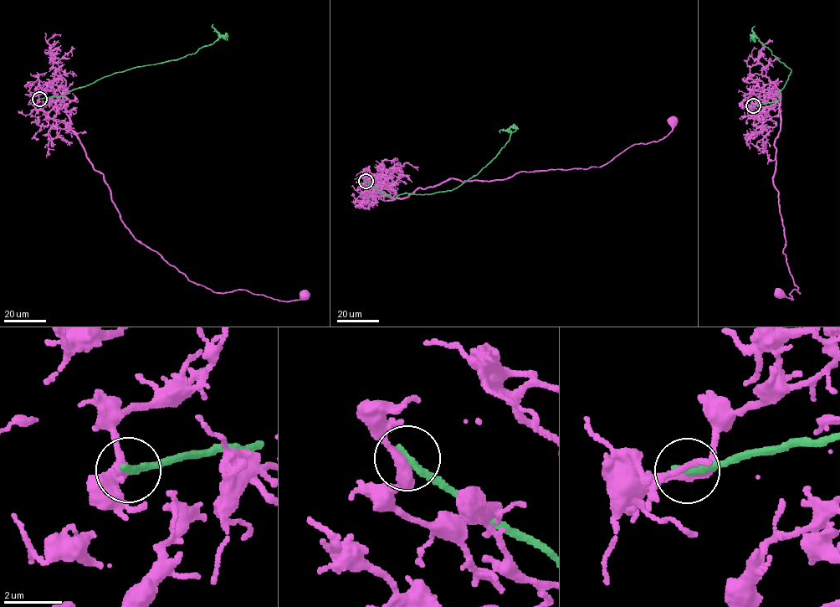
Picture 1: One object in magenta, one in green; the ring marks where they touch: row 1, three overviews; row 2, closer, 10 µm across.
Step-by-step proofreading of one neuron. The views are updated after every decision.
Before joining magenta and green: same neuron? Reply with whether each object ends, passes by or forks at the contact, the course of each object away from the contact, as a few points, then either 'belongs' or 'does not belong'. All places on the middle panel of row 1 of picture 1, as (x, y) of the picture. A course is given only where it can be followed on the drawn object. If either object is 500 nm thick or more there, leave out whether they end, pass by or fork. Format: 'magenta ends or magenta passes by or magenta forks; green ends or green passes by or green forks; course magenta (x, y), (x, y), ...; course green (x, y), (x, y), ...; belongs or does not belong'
magenta passes by; green ends; course magenta (365, 181), (390, 200), (450, 178), (505, 179), (521, 172), (600, 167), (635, 144), (665, 137), (673, 120); course green (366, 181), (395, 198), (404, 193), (430, 194), (452, 191), (485, 167), (515, 129), (511, 126), (509, 131); does not belong

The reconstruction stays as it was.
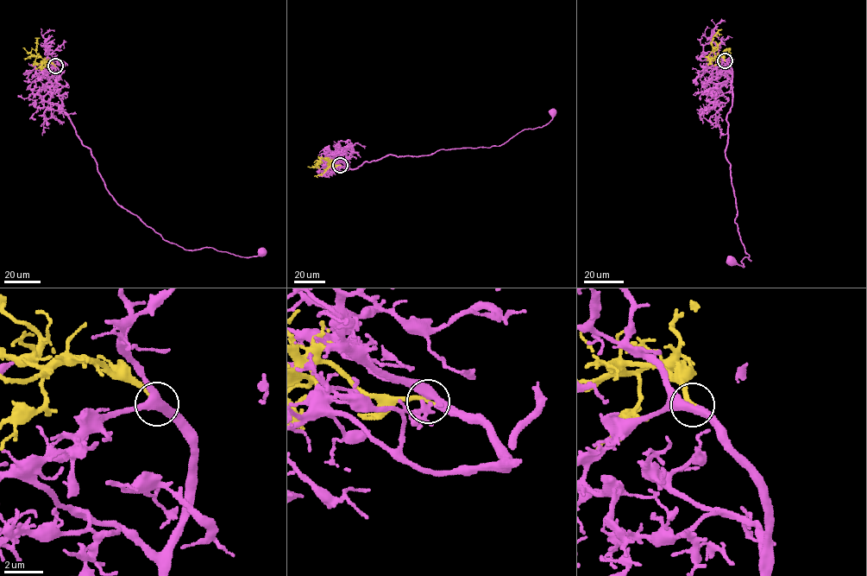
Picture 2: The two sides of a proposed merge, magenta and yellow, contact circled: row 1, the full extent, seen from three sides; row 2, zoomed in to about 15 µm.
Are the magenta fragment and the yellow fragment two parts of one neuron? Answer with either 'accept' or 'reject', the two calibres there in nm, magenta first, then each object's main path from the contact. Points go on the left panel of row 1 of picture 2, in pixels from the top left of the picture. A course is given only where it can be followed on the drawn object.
accept; calibres 480 and 240 nm; course magenta (55, 66), (62, 110), (119, 205), (163, 239), (185, 250), (212, 248), (249, 257), (262, 252); course yellow (55, 66), (49, 62), (34, 61), (36, 40), (39, 37)

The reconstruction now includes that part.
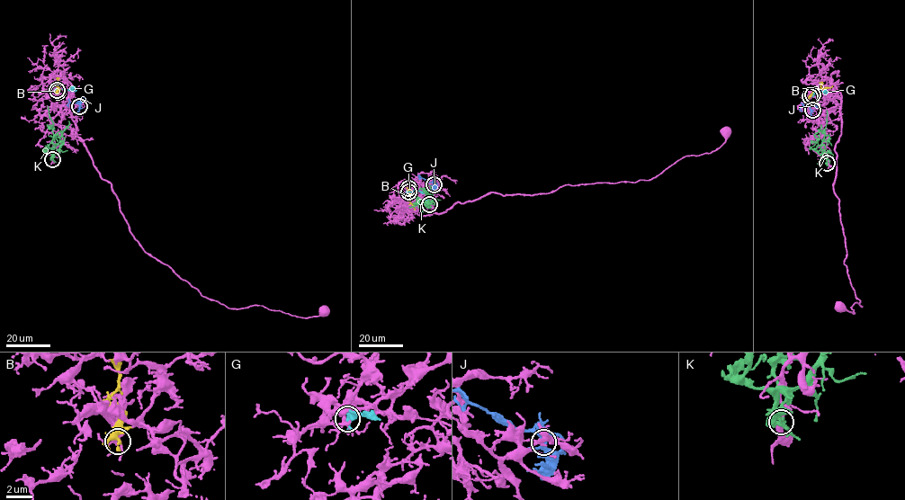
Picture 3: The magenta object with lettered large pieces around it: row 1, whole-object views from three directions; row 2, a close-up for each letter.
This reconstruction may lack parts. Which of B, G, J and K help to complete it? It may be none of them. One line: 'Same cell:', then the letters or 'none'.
Same cell: none

